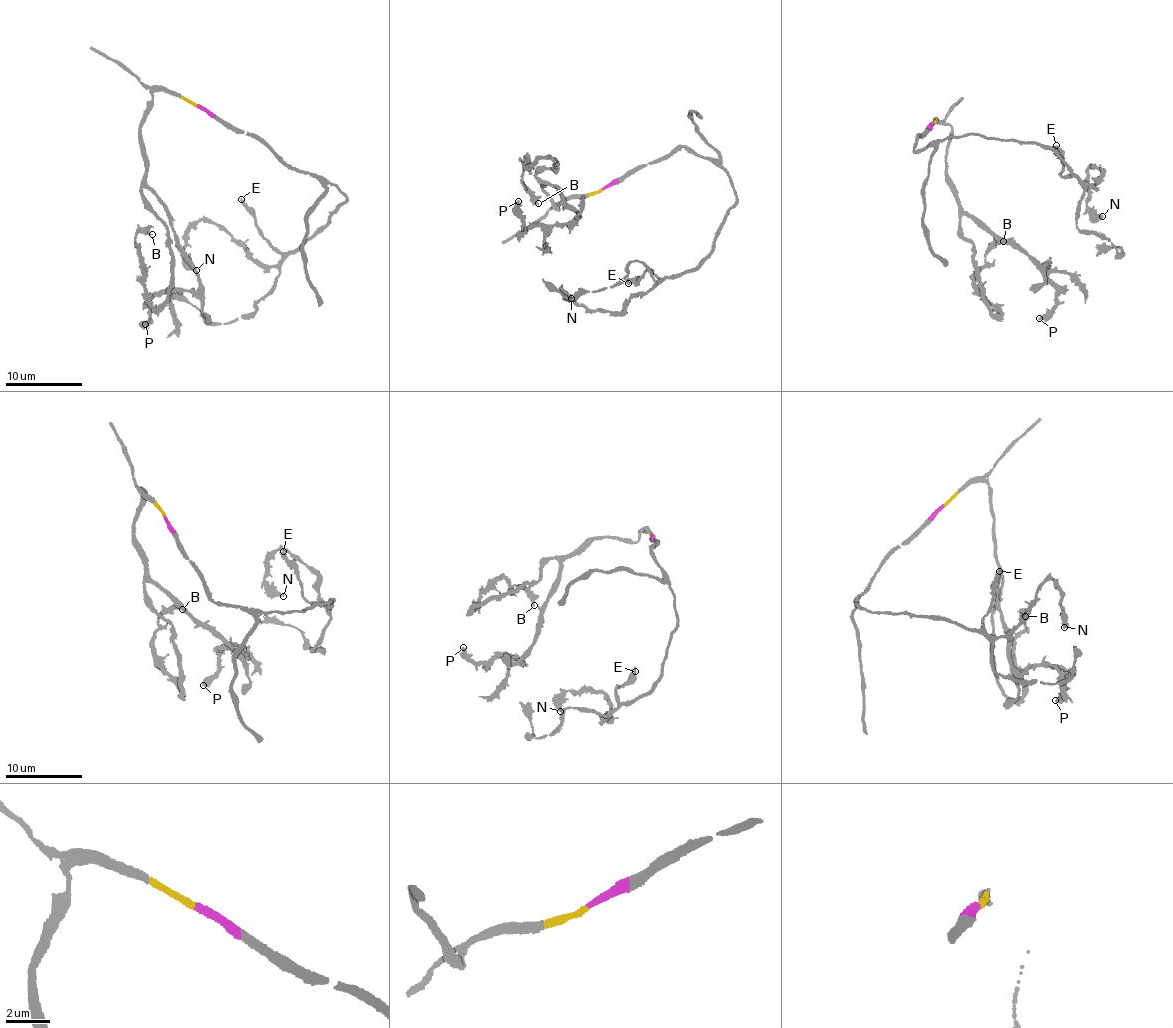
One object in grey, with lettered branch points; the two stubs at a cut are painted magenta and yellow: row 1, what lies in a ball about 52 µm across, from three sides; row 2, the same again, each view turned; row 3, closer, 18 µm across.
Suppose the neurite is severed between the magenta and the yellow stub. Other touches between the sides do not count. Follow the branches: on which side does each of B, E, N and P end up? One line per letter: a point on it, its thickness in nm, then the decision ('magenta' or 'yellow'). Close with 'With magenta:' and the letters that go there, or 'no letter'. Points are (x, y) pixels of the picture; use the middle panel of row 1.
B: (538, 203) | 260 nm | yellow
E: (628, 283) | 320 nm | magenta
N: (571, 298) | 360 nm | magenta
P: (518, 201) | 460 nm | yellow
With magenta: E, N

